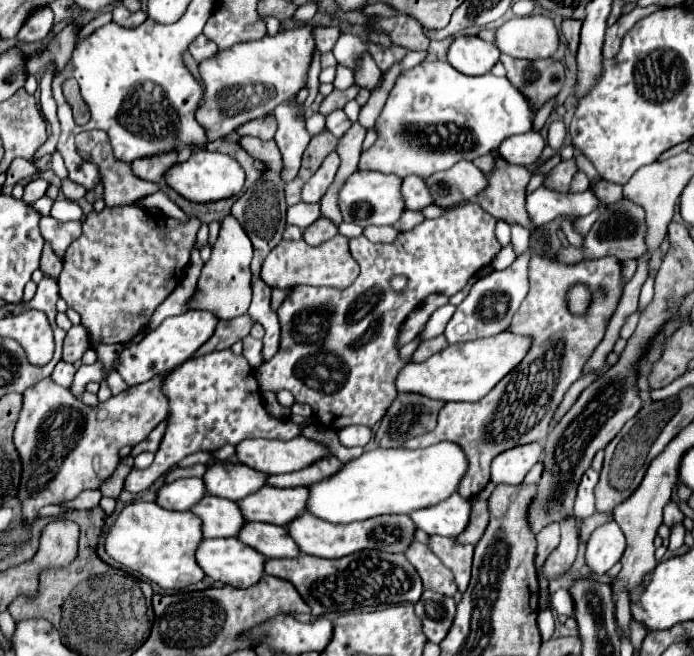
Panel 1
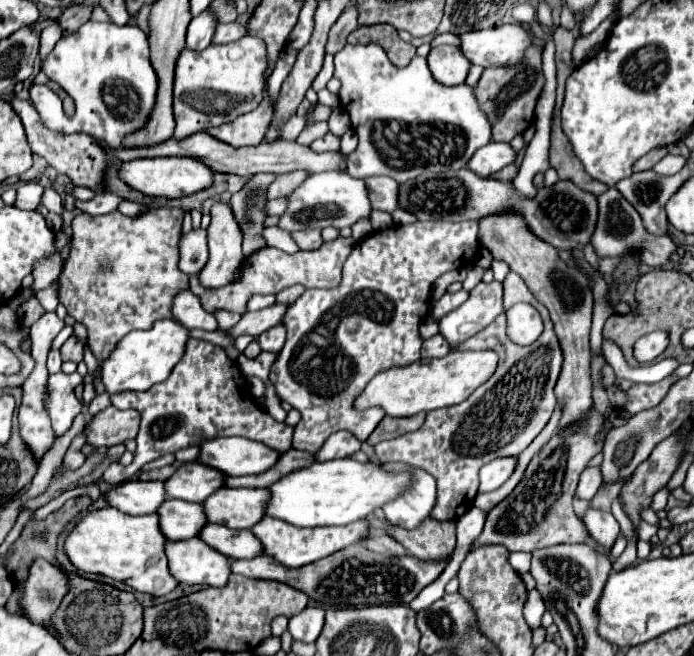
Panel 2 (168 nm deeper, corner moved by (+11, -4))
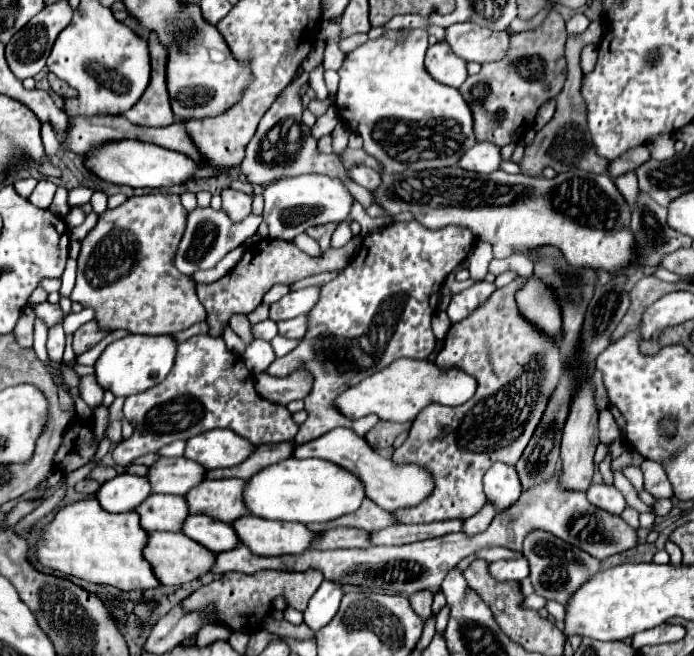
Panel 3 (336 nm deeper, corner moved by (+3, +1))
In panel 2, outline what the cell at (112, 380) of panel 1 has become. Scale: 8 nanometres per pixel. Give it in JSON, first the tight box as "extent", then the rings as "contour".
{"extent":[104,338,294,486],"contour":[[[190,338],[186,342],[184,356],[164,382],[140,394],[112,394],[112,406],[118,410],[132,408],[140,414],[134,460],[128,466],[112,462],[104,472],[104,480],[112,486],[130,480],[146,462],[156,460],[162,454],[174,454],[180,448],[200,446],[208,438],[216,436],[244,436],[248,440],[262,442],[276,452],[292,448],[294,428],[284,422],[276,422],[268,412],[264,412],[264,408],[248,396],[248,380],[240,372],[238,364],[232,362],[224,350],[206,340]]]}

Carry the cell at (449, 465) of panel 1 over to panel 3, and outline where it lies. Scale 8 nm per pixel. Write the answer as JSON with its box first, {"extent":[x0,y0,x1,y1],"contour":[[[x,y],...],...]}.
{"extent":[244,459,364,523],"contour":[[[286,459],[280,465],[270,465],[256,473],[244,491],[244,503],[252,515],[262,519],[298,521],[298,523],[326,523],[342,515],[354,513],[364,501],[364,483],[340,465],[320,459]]]}

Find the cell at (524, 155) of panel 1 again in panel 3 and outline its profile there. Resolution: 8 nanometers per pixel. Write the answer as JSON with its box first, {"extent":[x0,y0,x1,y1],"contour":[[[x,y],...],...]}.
{"extent":[460,143,502,173],"contour":[[[476,143],[470,151],[464,153],[460,159],[460,167],[476,173],[492,173],[500,167],[502,157],[500,157],[500,147],[492,143]]]}

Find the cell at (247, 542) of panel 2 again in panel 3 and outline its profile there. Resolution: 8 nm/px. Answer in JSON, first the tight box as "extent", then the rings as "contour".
{"extent":[184,515,240,551],"contour":[[[192,515],[184,521],[184,535],[190,539],[198,541],[200,545],[212,549],[212,551],[226,551],[234,549],[240,545],[240,539],[236,537],[236,531],[232,525],[214,521],[214,517],[204,517],[204,515]]]}

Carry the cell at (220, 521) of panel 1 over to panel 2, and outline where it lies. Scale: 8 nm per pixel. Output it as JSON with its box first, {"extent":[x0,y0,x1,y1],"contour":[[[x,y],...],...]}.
{"extent":[156,500,208,540],"contour":[[[164,500],[156,514],[166,540],[190,540],[200,532],[200,526],[208,522],[204,518],[202,506],[194,502]]]}

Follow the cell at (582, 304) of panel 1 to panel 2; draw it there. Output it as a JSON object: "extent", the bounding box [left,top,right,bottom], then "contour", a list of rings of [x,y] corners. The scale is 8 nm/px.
{"extent":[478,214,592,432],"contour":[[[504,214],[496,218],[480,220],[480,232],[478,238],[482,246],[486,246],[496,260],[502,260],[510,266],[512,272],[516,272],[530,292],[536,296],[540,304],[544,304],[550,312],[550,320],[554,324],[564,362],[562,372],[556,382],[556,398],[562,406],[562,416],[558,422],[558,432],[580,422],[586,412],[592,408],[592,380],[590,380],[590,324],[592,324],[592,288],[588,284],[588,278],[568,266],[554,246],[548,246],[544,240],[536,238],[528,228],[524,226],[522,218],[516,218],[516,214]]]}

